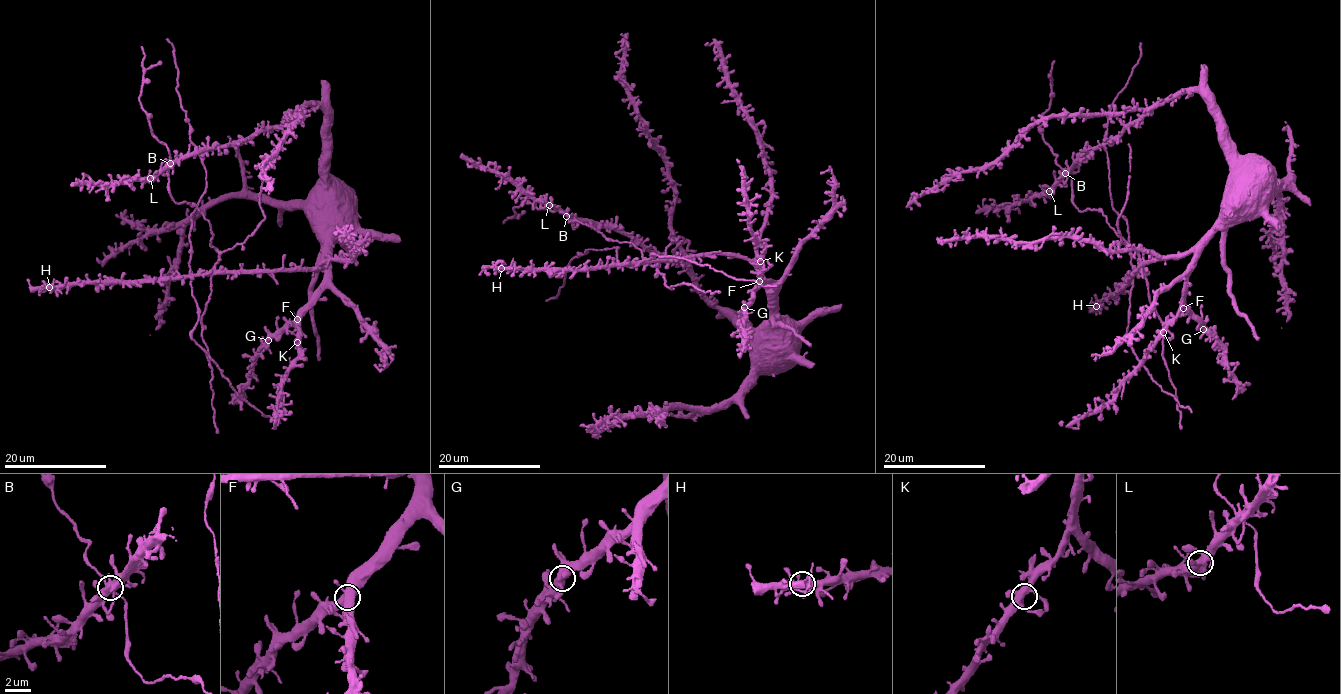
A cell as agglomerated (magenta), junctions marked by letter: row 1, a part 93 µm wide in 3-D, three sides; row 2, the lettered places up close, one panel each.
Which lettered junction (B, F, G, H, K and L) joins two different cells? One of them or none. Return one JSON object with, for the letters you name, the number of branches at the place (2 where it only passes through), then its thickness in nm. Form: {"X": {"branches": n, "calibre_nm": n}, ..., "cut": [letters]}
{"cut": []}

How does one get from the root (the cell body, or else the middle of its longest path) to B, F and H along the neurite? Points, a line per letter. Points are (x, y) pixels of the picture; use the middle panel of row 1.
B: (776, 323), (747, 331), (715, 307), (682, 263), (651, 253), (614, 229), (566, 216)
F: (776, 323), (779, 314), (774, 283), (759, 281)
H: (776, 323), (778, 310), (763, 278), (750, 261), (741, 257), (699, 253), (572, 269), (501, 268)

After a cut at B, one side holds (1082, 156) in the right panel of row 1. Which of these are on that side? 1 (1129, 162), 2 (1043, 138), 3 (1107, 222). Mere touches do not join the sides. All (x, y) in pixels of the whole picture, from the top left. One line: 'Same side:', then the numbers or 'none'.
Same side: none

